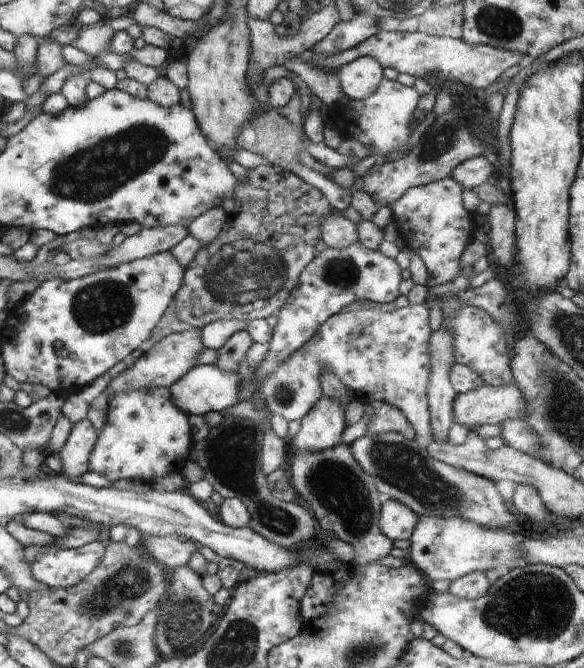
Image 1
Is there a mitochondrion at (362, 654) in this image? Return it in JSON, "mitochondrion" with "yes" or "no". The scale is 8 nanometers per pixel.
{"mitochondrion":"yes"}

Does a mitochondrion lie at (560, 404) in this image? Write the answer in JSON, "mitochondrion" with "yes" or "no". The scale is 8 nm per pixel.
{"mitochondrion":"yes"}

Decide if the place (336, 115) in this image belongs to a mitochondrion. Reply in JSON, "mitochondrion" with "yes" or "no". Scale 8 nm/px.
{"mitochondrion":"no"}

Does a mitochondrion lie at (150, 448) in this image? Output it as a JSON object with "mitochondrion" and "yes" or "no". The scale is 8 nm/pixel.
{"mitochondrion":"no"}

